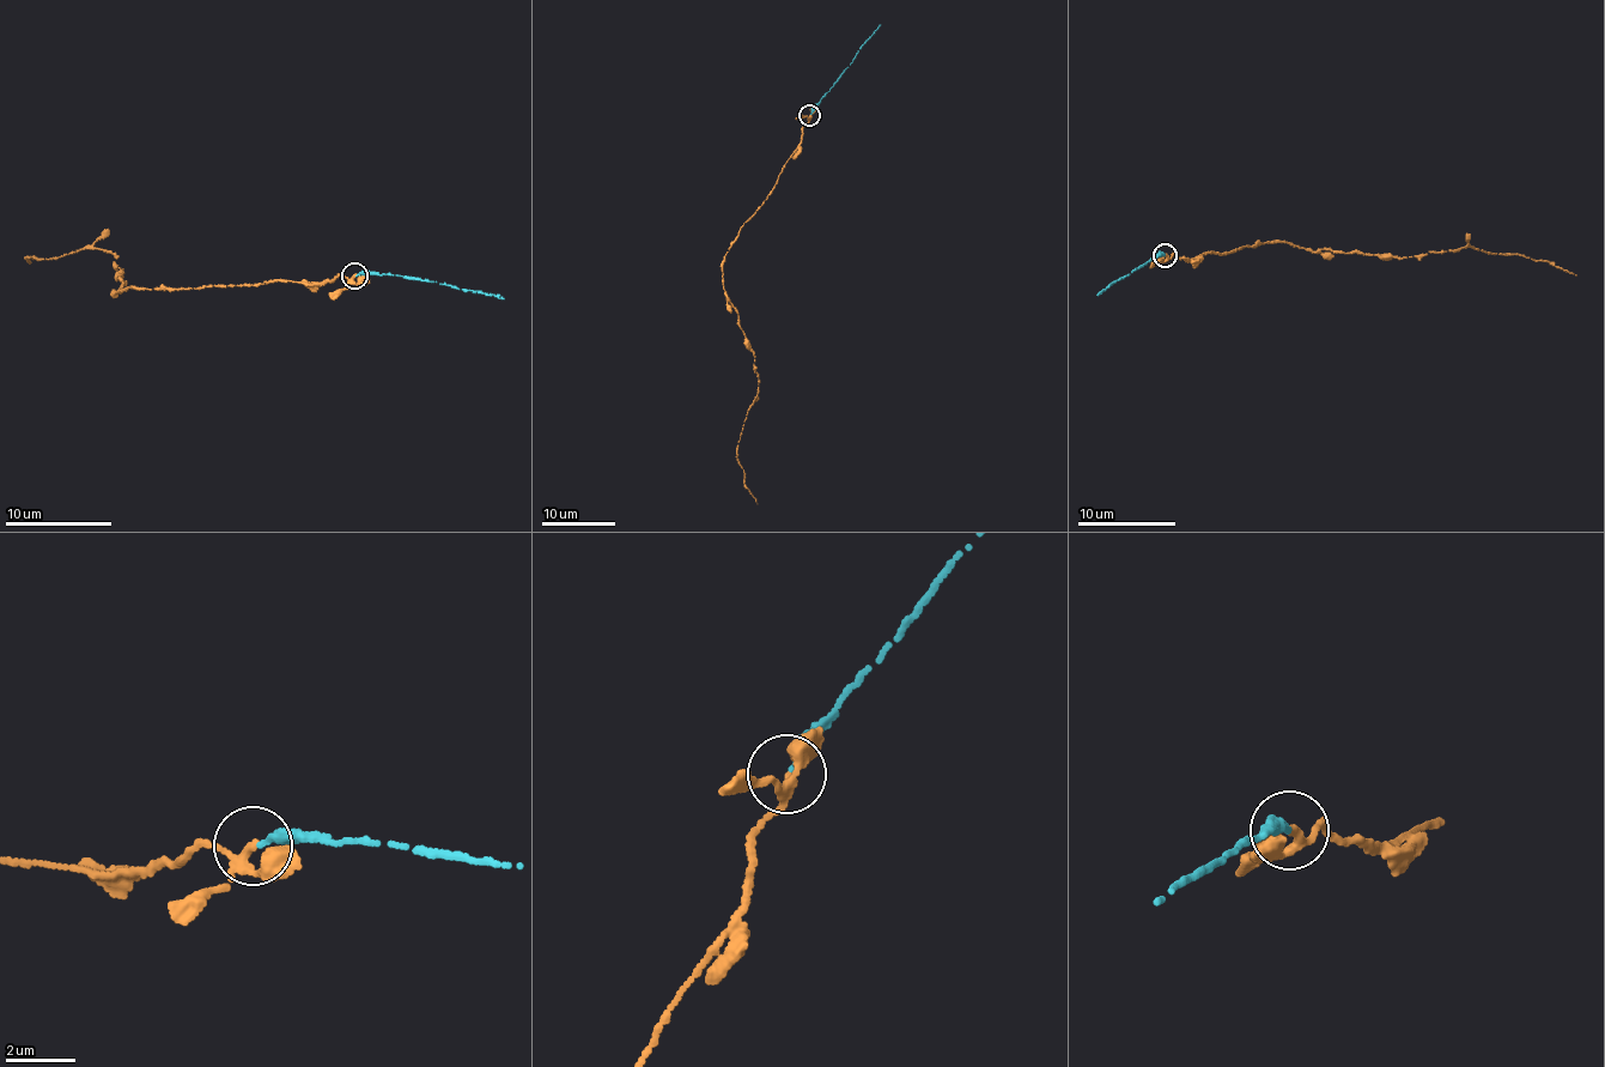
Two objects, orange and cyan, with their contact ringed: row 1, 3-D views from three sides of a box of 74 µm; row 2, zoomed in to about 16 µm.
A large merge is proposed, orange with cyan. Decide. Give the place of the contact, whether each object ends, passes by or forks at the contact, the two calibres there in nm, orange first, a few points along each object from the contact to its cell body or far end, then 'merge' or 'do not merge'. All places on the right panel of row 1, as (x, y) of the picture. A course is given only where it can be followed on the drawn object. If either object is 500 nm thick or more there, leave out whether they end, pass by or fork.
at (1165, 255); orange forks there; cyan ends there; 200 nm thick on the orange side, 260 nm on the other; orange runs (1165, 254), (1196, 259), (1274, 242), (1403, 256), (1470, 244), (1554, 262), (1576, 276); cyan runs (1163, 255), (1096, 295); merge

